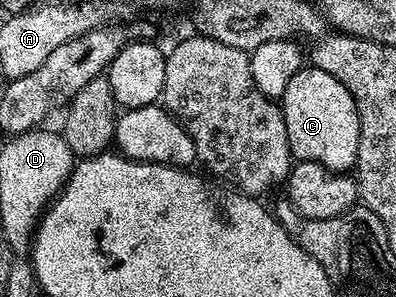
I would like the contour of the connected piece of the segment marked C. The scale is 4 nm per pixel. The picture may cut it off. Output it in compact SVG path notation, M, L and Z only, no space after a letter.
M301 66L284 90L282 110L286 137L293 156L300 161L314 161L328 171L348 173L356 166L360 144L360 114L350 97L350 89L322 69Z

